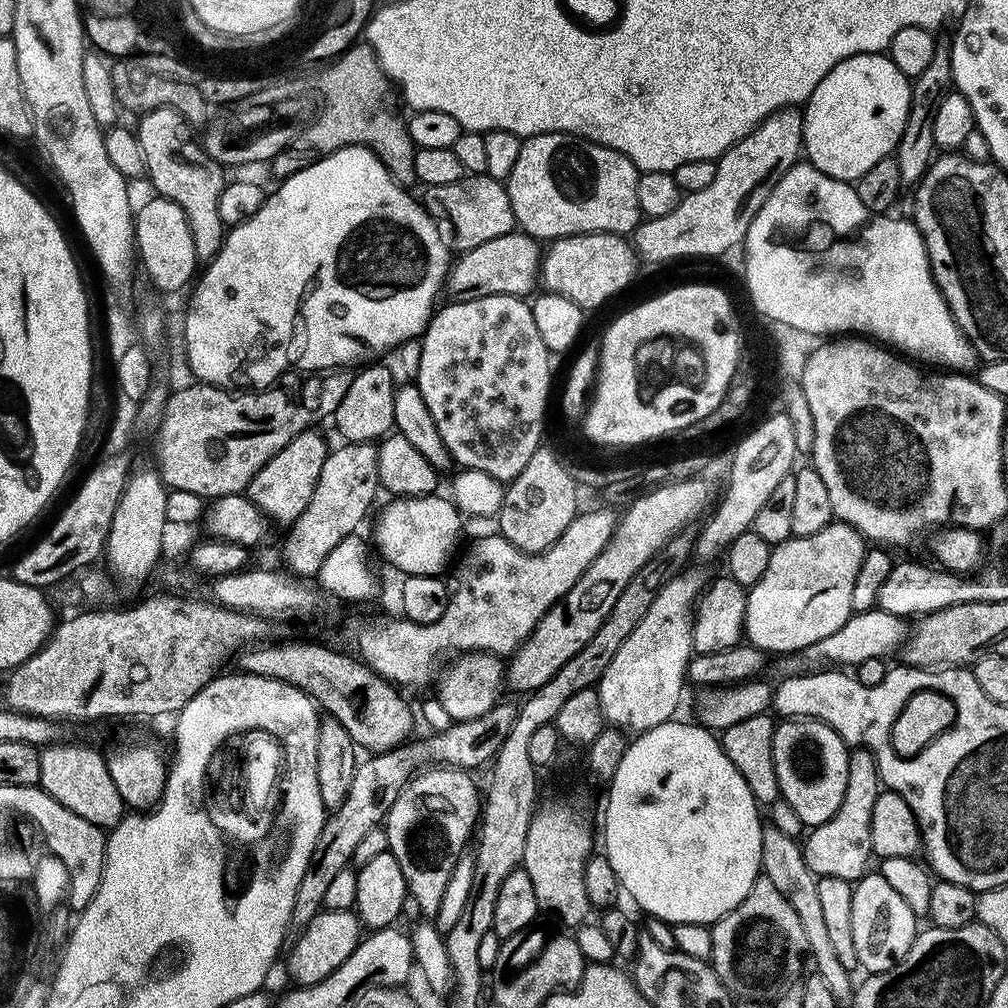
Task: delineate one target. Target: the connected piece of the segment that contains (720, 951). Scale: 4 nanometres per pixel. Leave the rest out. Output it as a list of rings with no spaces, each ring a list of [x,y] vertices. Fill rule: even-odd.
[[[761,875],[738,907],[717,920],[711,929],[710,963],[733,997],[741,1001],[771,1001],[799,977],[796,975],[808,952],[806,933],[798,914],[794,914],[794,906],[786,902],[768,876]]]

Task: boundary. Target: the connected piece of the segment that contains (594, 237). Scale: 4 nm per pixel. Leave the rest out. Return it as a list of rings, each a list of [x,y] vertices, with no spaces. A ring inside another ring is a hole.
[[[587,232],[584,236],[562,236],[551,241],[540,265],[543,287],[562,298],[570,298],[570,302],[585,310],[606,303],[636,276],[638,253],[624,240],[627,239],[623,235],[614,232]]]

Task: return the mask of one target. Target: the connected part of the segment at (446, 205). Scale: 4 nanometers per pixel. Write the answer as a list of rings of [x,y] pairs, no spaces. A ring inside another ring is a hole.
[[[487,174],[465,175],[463,180],[450,182],[450,186],[431,189],[430,196],[436,199],[437,206],[448,215],[461,249],[482,246],[482,242],[490,242],[490,238],[502,238],[502,234],[517,227],[507,187]]]

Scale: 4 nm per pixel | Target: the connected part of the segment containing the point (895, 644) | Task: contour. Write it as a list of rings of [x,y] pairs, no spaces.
[[[873,610],[853,614],[844,624],[842,630],[830,634],[830,638],[822,638],[822,642],[814,642],[797,652],[790,652],[779,657],[776,668],[781,677],[802,676],[809,672],[823,669],[825,666],[855,666],[866,662],[866,658],[888,658],[903,645],[906,639],[905,621],[899,616],[891,616],[889,612]]]

